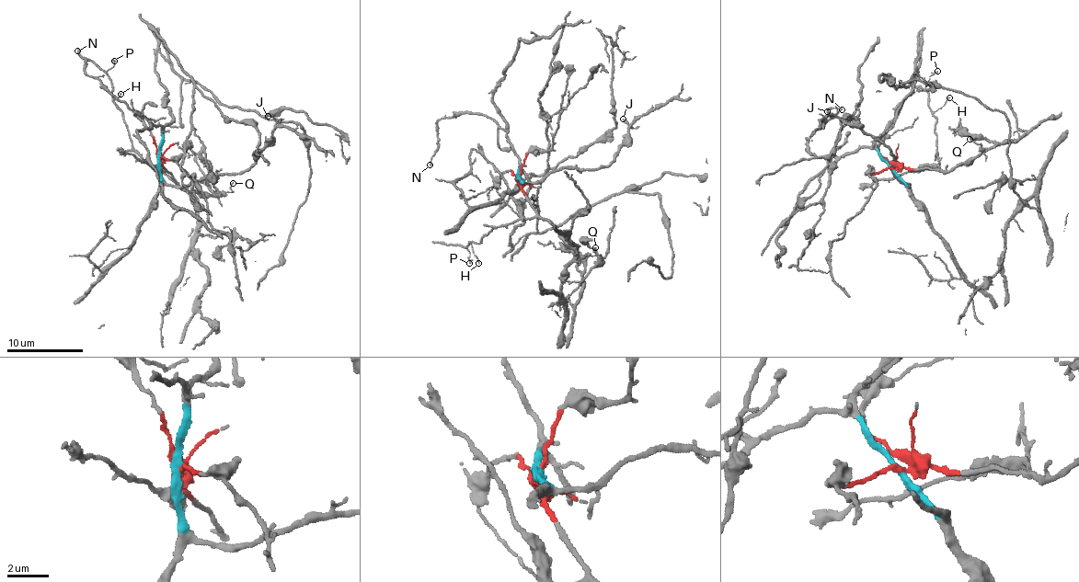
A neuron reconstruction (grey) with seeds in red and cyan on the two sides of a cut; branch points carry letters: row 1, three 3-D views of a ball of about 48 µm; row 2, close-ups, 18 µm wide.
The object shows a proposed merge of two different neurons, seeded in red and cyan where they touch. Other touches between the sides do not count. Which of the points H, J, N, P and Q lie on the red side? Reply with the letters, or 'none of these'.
H, P, Q

